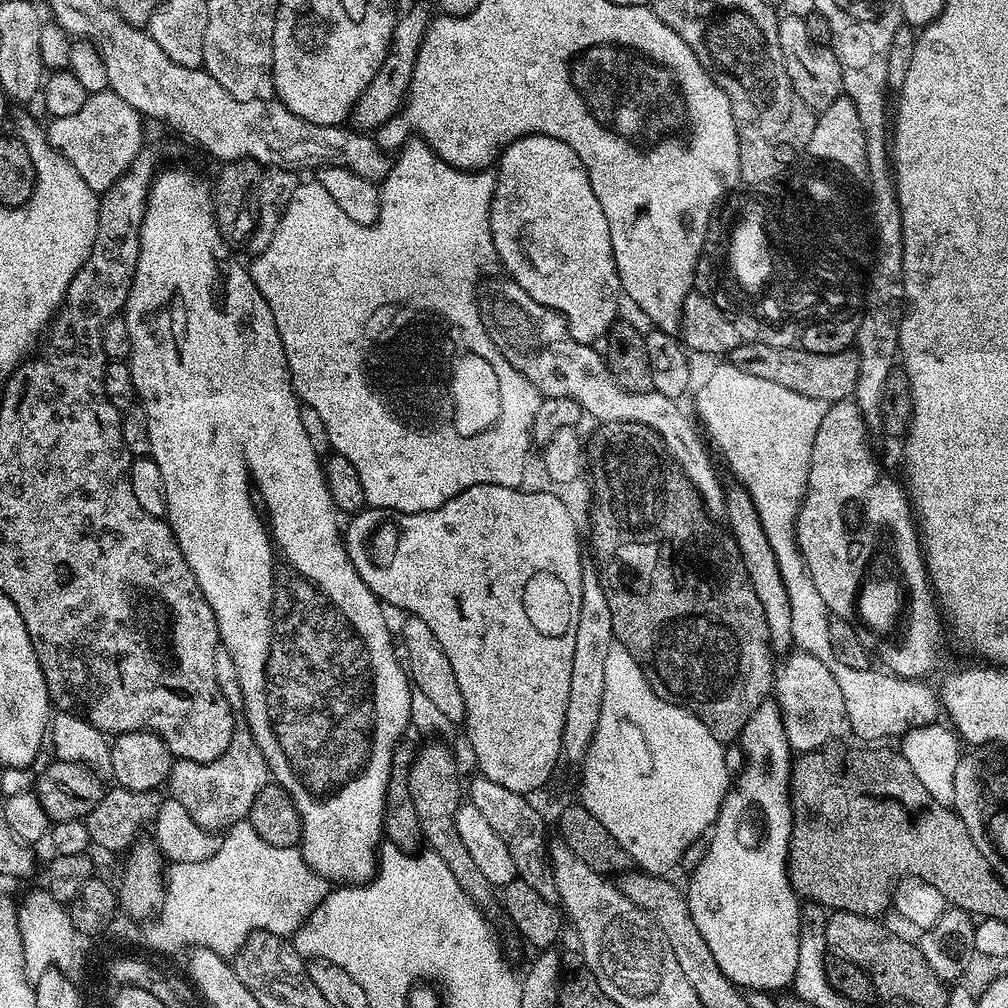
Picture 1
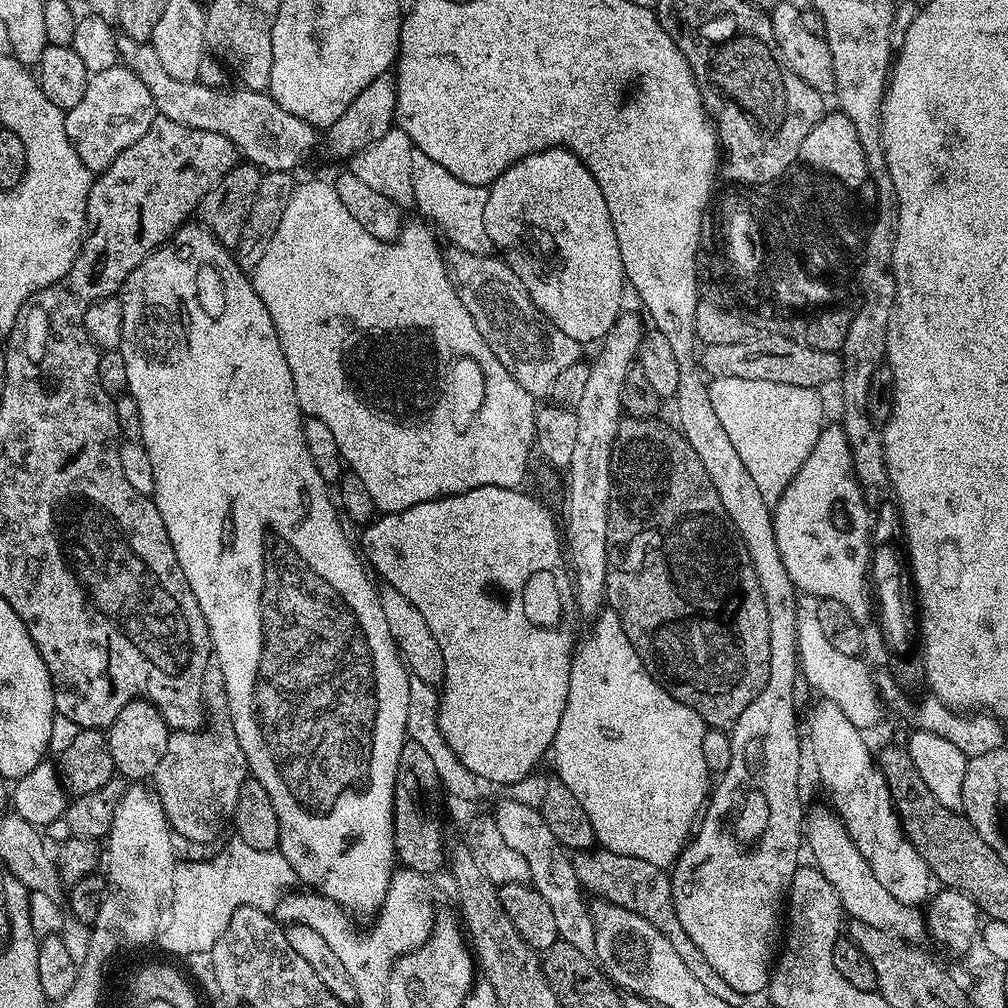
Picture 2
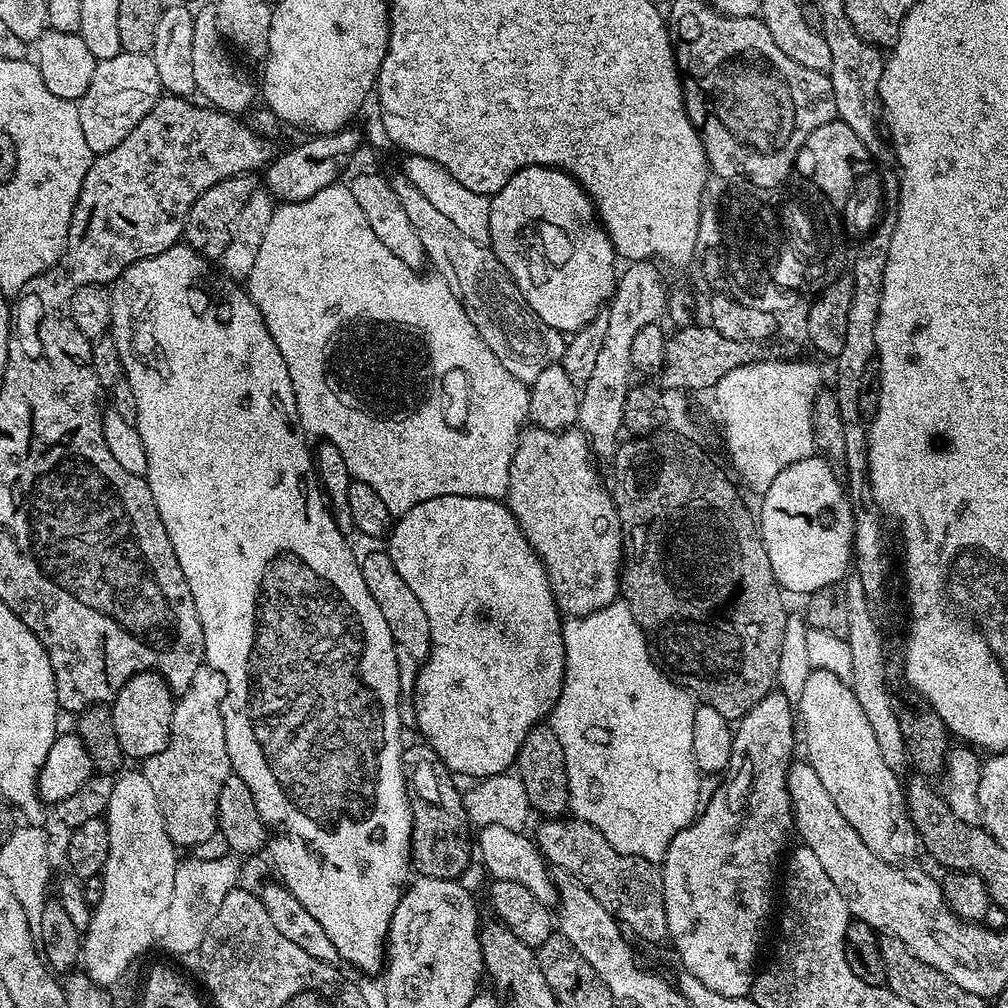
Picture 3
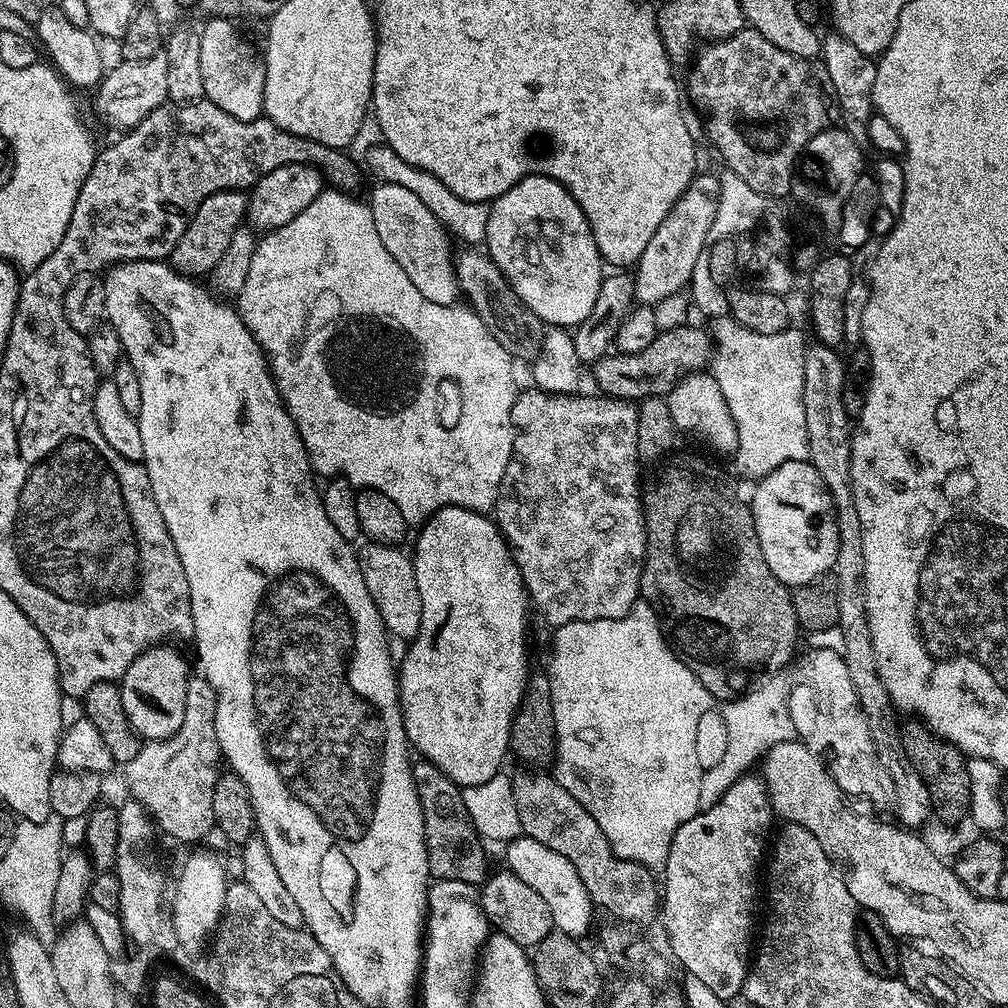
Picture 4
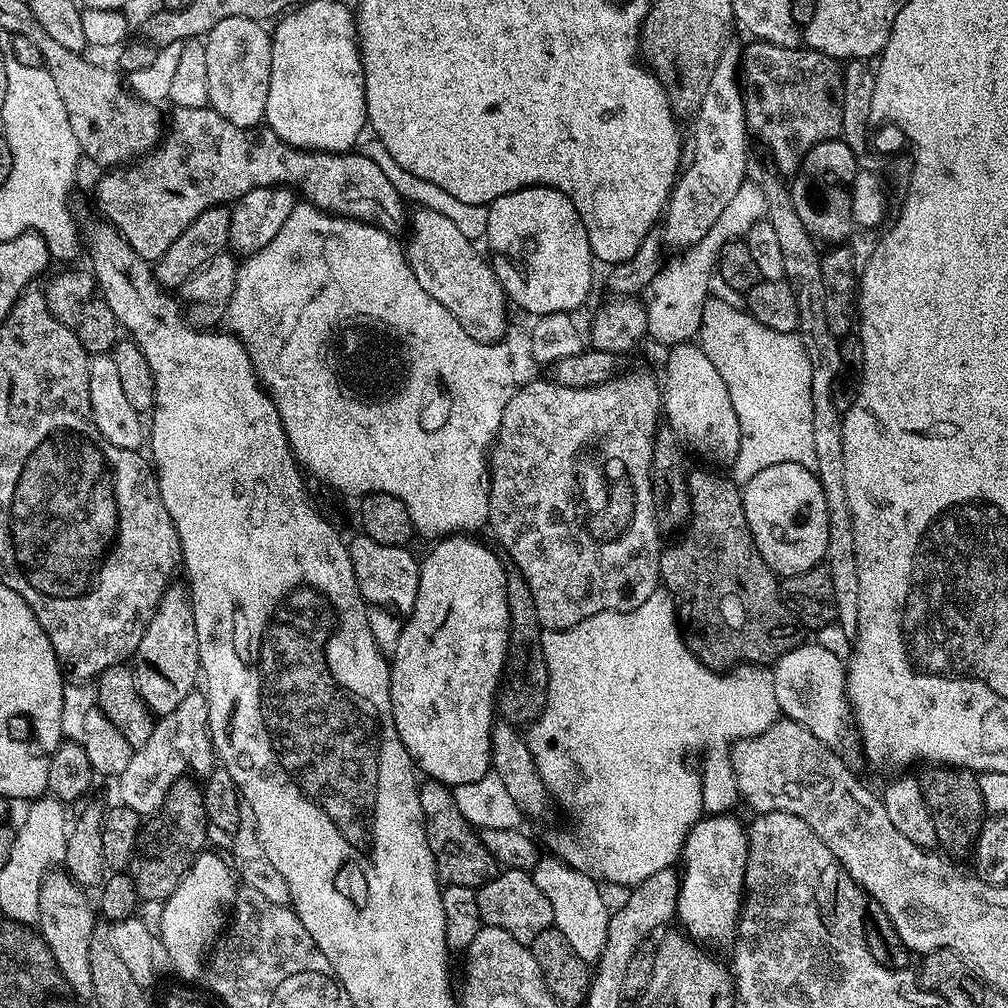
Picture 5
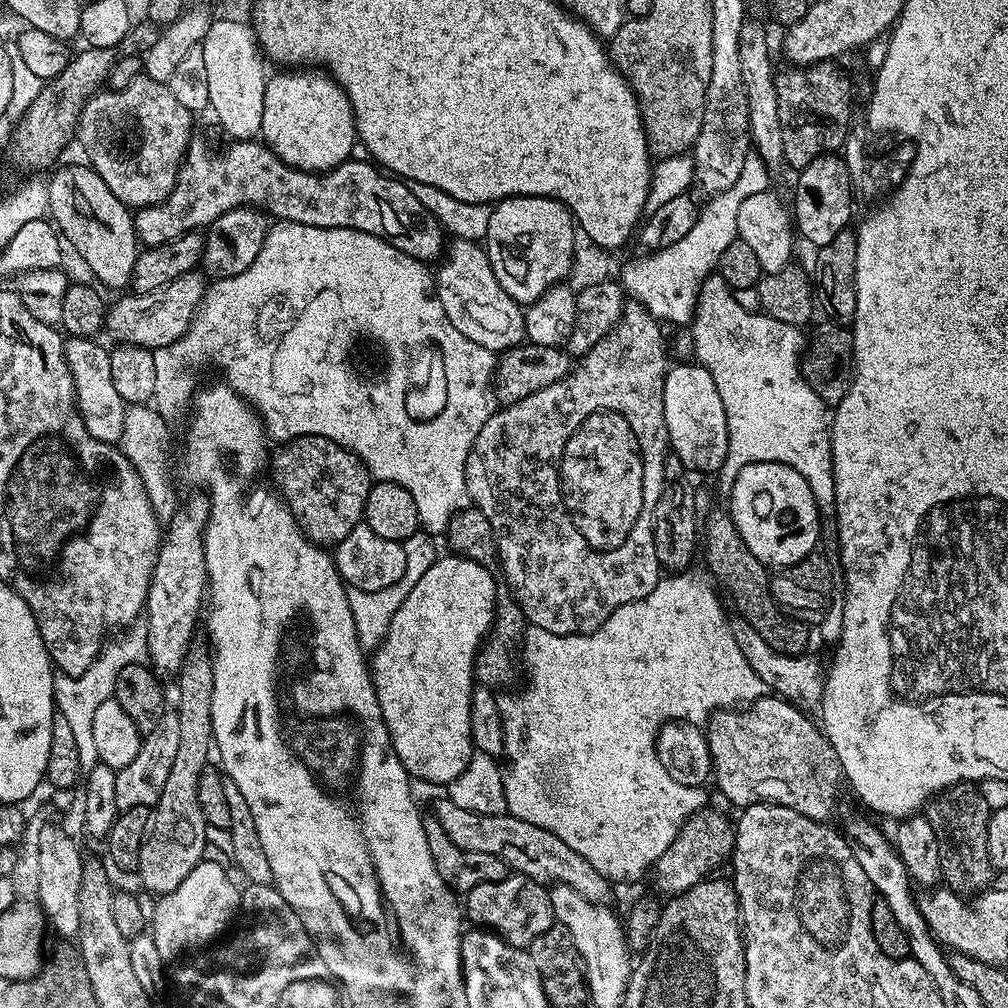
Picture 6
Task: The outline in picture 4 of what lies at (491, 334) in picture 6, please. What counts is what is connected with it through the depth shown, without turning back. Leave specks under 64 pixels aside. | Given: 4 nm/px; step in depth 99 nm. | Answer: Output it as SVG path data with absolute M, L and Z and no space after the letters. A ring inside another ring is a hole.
M383 182L376 186L366 203L372 211L374 230L378 230L378 238L382 238L382 246L386 246L390 258L406 270L406 278L418 286L418 294L422 294L422 298L430 298L430 302L439 304L457 303L461 290L460 283L456 281L453 241L448 229L413 191Z

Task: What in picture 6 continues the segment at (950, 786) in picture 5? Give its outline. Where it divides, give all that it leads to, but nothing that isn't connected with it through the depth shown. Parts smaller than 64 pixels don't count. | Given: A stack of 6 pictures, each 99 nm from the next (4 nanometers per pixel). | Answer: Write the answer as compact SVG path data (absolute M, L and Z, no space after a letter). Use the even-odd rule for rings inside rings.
M961 782L953 788L936 793L926 805L926 815L934 834L938 834L940 875L947 887L961 893L979 894L994 880L994 869L988 849L988 823L993 809L982 798L979 787L972 782Z

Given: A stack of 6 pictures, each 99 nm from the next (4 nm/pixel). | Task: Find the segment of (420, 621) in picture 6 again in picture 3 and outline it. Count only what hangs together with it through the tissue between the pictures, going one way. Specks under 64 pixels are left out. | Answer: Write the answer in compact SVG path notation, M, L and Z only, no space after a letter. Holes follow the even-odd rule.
M446 494L442 498L430 498L430 502L418 502L414 510L399 517L393 523L391 532L386 537L386 551L394 568L406 581L406 586L414 590L418 602L422 602L422 610L426 610L426 622L430 622L430 638L432 649L427 660L419 665L420 673L416 676L416 693L412 700L416 703L416 724L420 727L423 743L430 745L434 754L442 758L442 762L457 777L472 776L483 778L498 776L501 772L509 771L515 765L516 755L526 742L526 734L541 723L555 708L560 691L564 685L564 634L562 631L562 613L556 607L556 596L548 581L546 570L538 558L538 554L526 542L514 514L508 509L504 500L490 498L474 498Z

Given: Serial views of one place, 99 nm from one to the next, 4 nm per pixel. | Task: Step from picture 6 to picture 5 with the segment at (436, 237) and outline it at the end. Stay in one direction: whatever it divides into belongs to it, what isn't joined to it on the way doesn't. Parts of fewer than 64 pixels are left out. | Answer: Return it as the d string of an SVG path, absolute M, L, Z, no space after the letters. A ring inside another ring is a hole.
M211 106L206 108L177 108L171 109L172 117L167 117L166 131L161 135L159 144L152 149L151 152L139 157L138 162L129 163L127 166L116 166L108 172L96 184L96 208L101 212L103 219L111 223L113 228L118 229L122 234L122 238L126 238L126 242L130 242L130 246L138 255L146 261L155 262L161 256L166 254L166 250L170 250L172 243L180 237L182 230L186 230L186 226L190 226L190 222L194 222L208 208L217 206L228 206L233 202L241 200L246 194L250 194L250 190L255 188L271 188L273 186L291 186L298 190L299 195L303 197L307 203L320 208L323 212L329 212L331 216L345 216L351 220L360 220L363 224L373 224L376 228L382 229L384 232L400 234L406 228L406 212L404 216L404 208L406 201L400 196L398 190L394 188L394 184L386 178L386 174L382 172L381 167L377 163L372 162L370 158L364 157L360 151L353 150L351 152L309 152L307 148L295 148L289 144L283 144L278 138L278 134L274 134L272 129L267 126L257 126L252 128L243 128L242 126L234 126L232 122L228 122L226 118L222 118Z

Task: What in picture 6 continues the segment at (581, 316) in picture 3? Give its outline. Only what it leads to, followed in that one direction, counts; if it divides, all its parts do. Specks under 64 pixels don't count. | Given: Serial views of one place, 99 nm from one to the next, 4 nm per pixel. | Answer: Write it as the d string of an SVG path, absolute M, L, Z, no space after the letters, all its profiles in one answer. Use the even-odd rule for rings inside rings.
M507 196L493 207L483 243L486 245L488 265L494 270L502 290L506 290L517 304L527 306L539 300L547 288L561 283L564 269L572 267L571 240L577 234L578 225L572 212L560 200L552 200L549 196Z

